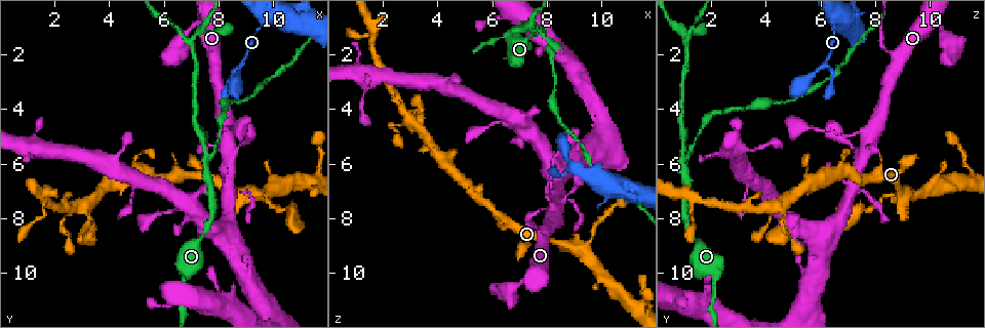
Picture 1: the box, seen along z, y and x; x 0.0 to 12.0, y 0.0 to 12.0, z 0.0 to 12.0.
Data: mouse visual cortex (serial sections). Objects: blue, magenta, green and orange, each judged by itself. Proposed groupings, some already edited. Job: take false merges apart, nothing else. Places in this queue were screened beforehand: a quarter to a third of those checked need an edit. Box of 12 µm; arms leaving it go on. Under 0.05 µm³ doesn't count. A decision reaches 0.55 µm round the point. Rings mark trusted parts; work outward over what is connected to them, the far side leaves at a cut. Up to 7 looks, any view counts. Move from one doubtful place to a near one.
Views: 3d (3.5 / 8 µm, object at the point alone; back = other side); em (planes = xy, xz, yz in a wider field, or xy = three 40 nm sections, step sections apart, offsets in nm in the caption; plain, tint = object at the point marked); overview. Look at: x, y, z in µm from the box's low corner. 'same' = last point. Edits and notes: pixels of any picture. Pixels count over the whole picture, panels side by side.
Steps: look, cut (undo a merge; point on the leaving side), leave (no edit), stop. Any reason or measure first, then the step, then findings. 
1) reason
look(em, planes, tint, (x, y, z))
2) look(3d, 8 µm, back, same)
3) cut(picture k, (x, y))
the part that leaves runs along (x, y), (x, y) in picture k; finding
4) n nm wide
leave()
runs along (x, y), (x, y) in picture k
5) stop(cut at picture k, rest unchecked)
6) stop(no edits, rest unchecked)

calibre changes
look(3d, 3.5 µm, (7.6, 6.0, 1.0))

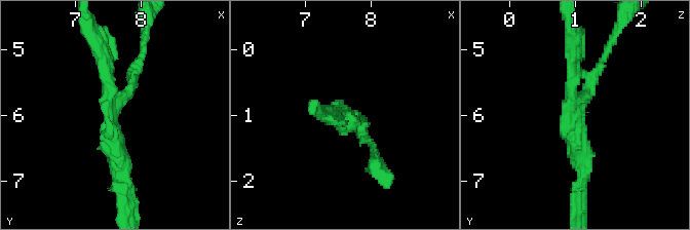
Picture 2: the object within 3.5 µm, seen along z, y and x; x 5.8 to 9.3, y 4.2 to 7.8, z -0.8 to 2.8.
look(em, xy, step 2, tint, (7.60, 5.90, 1.00))

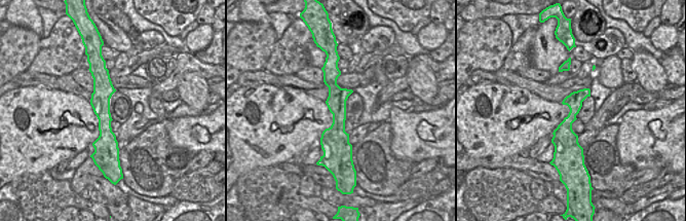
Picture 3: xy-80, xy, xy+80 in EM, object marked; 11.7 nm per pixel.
arms of 200, 200, 300 nm
leave()
runs along (335, 67), (338, 144), (347, 155) in picture 3; all the same cell

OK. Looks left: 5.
arms part here
look(3d, 3.5 µm, back, (1.7, 7.4, 1.4))

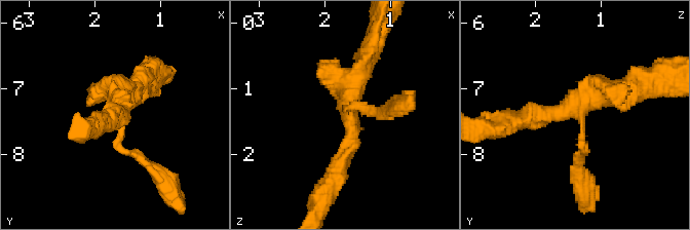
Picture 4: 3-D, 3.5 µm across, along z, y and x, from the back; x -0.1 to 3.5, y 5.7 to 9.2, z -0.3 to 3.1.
3 arms; arms of 150, 250, 350 nm
look(em, xy, step 2, tint, (1.60, 7.30, 1.40))

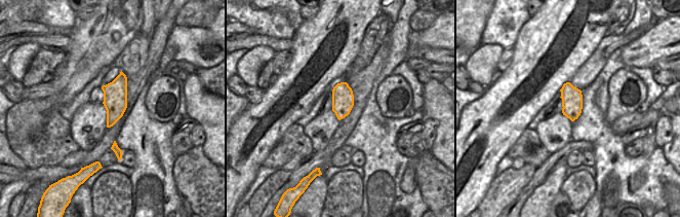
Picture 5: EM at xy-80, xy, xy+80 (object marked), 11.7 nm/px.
leave()
runs along (512, 122), (628, 87) in picture 4; continuous, no second cell

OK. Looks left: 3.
branch point
look(3d, 3.5 µm, (6.9, 1.6, 1.1))

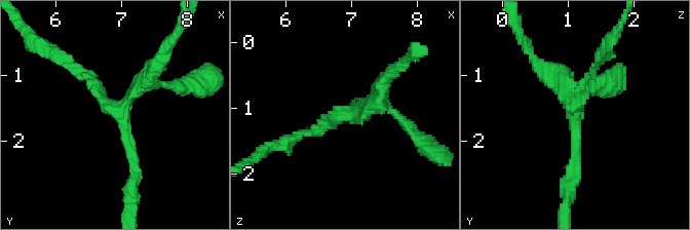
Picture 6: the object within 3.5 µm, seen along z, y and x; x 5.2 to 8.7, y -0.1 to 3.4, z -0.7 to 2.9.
shape alone is not enough
look(em, planes, tint, (7.00, 1.60, 1.05))

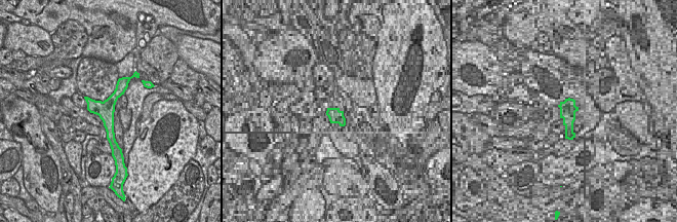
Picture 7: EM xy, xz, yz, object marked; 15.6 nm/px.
arms of 150, 200, 200 nm
leave()
runs along (132, 182), (123, 103), (145, 80), (164, 86) in picture 6; continuous, no second cell

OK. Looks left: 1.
stop(no edits, rest unchecked)

